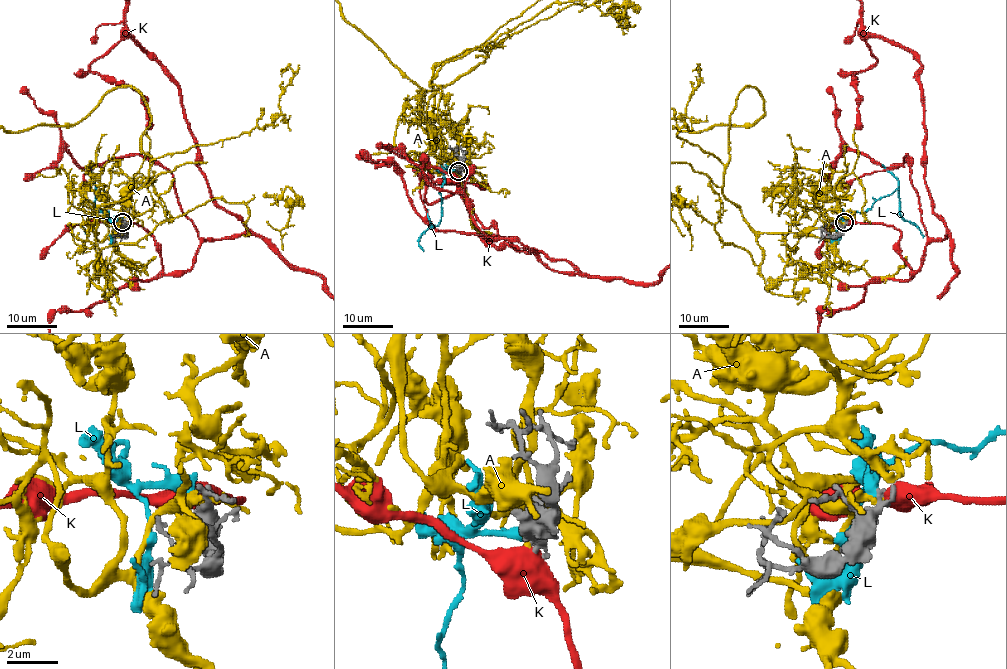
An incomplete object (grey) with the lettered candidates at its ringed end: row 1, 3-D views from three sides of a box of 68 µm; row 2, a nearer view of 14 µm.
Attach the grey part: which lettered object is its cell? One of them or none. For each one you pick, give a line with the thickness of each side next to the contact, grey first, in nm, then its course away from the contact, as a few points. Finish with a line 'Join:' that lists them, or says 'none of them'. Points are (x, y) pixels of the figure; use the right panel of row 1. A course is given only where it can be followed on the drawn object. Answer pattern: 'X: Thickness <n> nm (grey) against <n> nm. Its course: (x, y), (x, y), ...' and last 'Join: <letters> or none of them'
L: Thickness 280 nm (grey) against 480 nm. Its course: (843, 222), (849, 215), (866, 212), (878, 200), (898, 189), (899, 213), (914, 225), (923, 237)
Join: L

